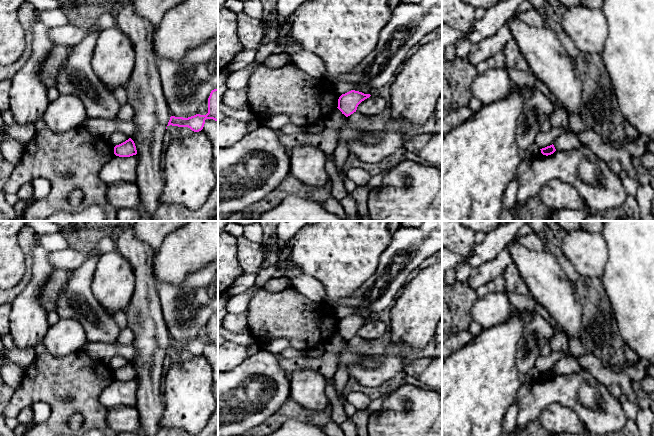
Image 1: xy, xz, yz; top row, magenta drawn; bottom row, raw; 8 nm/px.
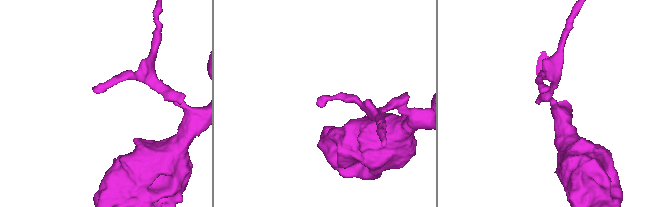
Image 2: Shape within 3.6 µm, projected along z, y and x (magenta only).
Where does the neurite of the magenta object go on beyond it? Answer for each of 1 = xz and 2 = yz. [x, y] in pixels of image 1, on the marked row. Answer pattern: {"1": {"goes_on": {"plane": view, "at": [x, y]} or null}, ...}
{"1": {"goes_on": null}, "2": {"goes_on": null}}

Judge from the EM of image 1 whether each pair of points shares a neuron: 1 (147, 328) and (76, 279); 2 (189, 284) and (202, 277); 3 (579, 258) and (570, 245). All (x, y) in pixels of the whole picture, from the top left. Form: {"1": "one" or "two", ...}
{"1": "two", "2": "one", "3": "one"}

